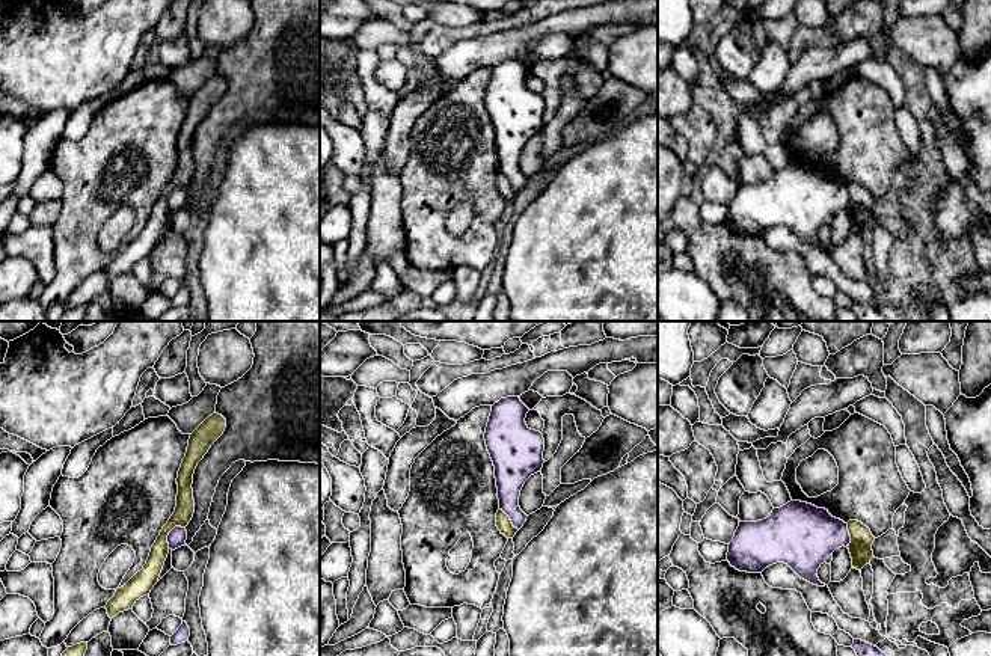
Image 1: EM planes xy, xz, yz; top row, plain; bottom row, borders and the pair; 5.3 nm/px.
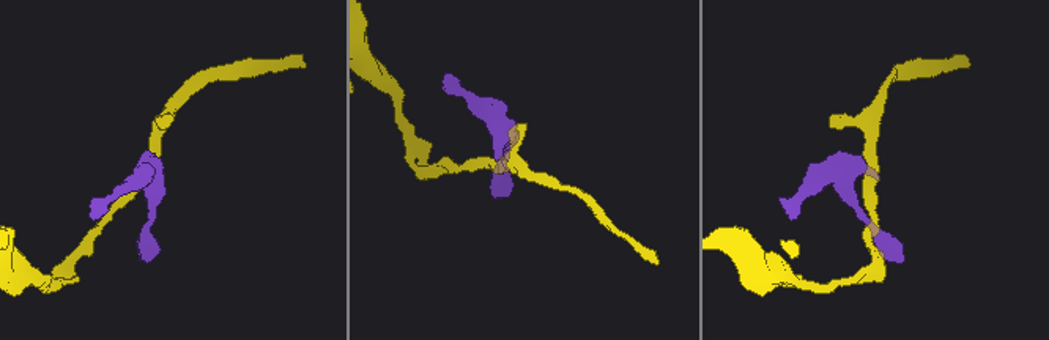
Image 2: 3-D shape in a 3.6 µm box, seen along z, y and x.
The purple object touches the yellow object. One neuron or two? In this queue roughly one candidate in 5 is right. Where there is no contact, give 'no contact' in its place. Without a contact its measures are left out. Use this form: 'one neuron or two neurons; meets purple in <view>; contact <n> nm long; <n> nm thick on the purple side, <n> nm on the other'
two neurons; meets purple in xy; contact 150 nm long; 100 nm thick on the purple side, 100 nm on the other

